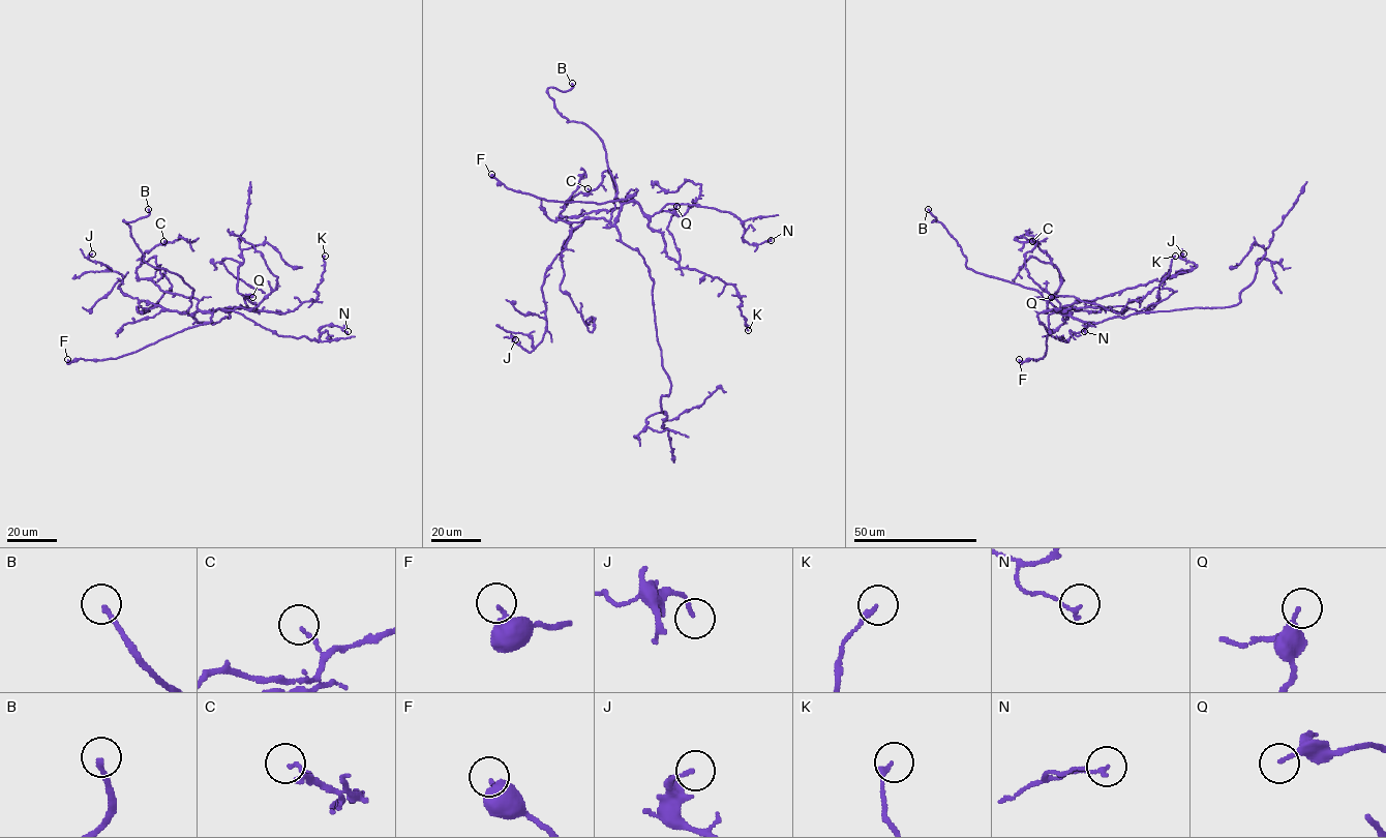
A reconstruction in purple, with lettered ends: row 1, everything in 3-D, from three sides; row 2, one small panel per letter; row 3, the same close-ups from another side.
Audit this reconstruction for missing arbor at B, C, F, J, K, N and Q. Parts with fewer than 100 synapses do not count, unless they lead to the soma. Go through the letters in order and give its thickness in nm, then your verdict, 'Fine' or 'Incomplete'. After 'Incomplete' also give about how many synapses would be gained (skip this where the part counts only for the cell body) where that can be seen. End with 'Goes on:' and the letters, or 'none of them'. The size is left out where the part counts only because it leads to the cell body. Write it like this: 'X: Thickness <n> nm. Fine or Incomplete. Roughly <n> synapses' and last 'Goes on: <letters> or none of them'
B: Thickness 180 nm. Incomplete
C: Thickness 110 nm. Fine
F: Thickness 280 nm. Fine
J: Thickness 130 nm. Fine
K: Thickness 190 nm. Fine
N: Thickness 140 nm. Fine
Q: Thickness 150 nm. Fine
Goes on: B

